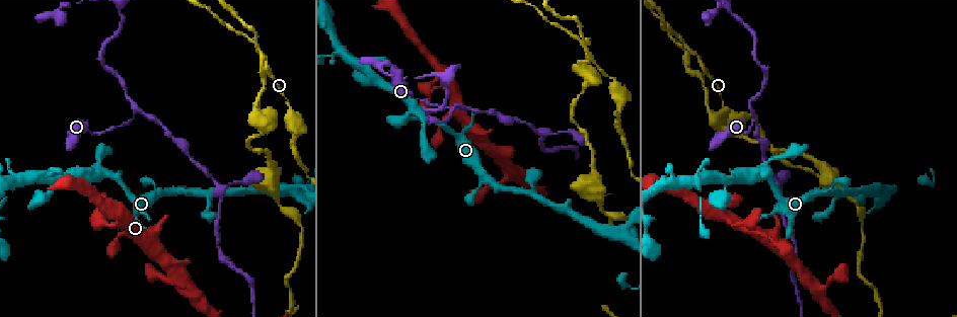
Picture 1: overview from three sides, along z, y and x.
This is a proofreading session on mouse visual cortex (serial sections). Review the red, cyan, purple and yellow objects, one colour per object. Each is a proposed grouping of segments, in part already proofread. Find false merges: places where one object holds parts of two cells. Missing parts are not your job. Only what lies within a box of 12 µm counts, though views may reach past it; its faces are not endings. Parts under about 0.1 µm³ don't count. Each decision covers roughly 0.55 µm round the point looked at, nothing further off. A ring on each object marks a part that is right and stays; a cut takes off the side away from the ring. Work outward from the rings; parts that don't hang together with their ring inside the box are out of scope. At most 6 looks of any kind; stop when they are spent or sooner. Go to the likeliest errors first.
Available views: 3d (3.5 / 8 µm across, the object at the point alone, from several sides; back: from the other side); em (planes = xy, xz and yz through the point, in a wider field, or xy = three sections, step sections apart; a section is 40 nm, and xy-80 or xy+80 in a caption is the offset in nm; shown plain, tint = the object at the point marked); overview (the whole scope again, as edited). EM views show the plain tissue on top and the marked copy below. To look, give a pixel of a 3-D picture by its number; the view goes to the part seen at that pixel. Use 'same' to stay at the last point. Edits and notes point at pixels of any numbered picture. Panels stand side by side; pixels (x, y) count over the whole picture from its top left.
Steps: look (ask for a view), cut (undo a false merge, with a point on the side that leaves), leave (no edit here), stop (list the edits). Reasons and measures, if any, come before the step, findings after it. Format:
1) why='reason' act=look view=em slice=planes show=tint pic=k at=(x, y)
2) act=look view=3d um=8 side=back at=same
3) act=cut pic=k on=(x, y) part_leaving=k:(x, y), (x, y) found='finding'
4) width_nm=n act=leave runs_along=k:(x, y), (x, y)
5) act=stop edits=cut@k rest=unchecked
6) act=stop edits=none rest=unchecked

why='arms part here' act=look view=3d um=8 pic=1 at=(136, 112)

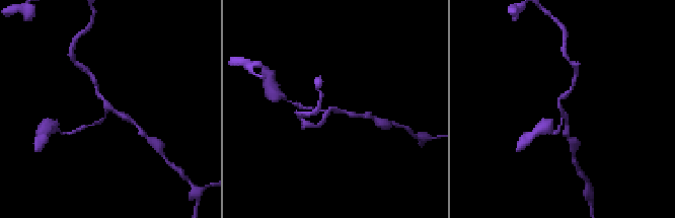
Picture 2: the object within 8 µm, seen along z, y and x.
why='zoom in' act=look view=3d um=3.5 pic=2 at=(109, 108)

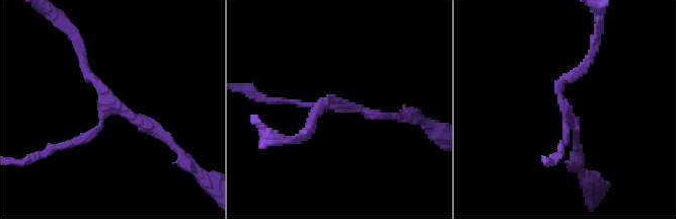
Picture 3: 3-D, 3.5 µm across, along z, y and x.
arm_widths_nm=100,150,150 act=leave found='one cell here'

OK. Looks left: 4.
why='sharp bend' act=look view=3d um=3.5 pic=1 at=(622, 106)

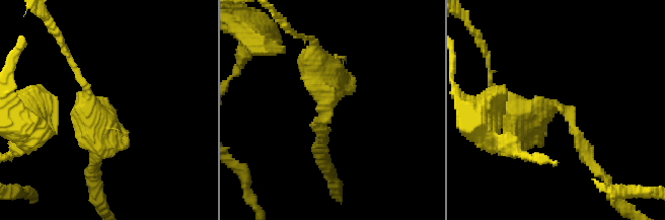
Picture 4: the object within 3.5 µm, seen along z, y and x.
arm_widths_nm=200,450 act=look view=em slice=xy step=2 show=tint pic=4 at=(559, 108)

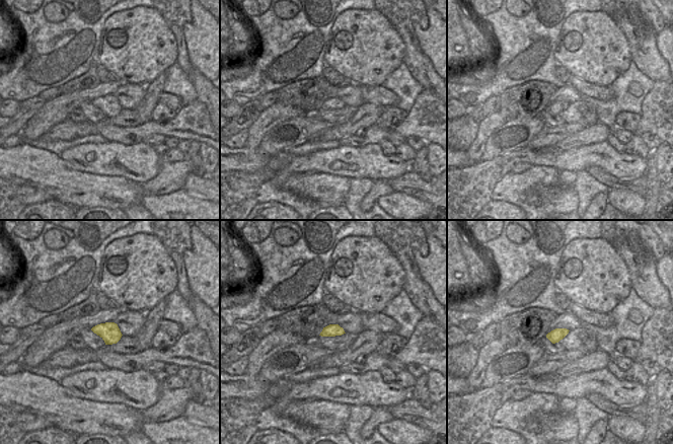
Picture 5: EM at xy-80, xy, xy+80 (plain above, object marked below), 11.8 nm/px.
act=leave found='all the same cell'

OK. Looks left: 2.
why='arms part here' act=look view=3d um=3.5 pic=1 at=(544, 132)

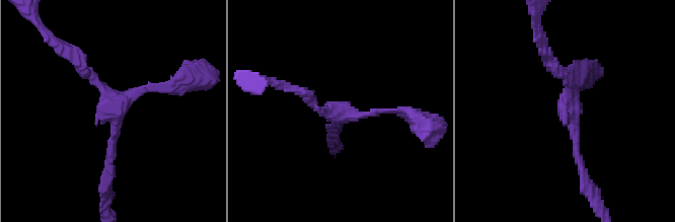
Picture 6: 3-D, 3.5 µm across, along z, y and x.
why='shape alone is not enough' act=look view=em slice=xy step=1 show=tint pic=6 at=(113, 99)

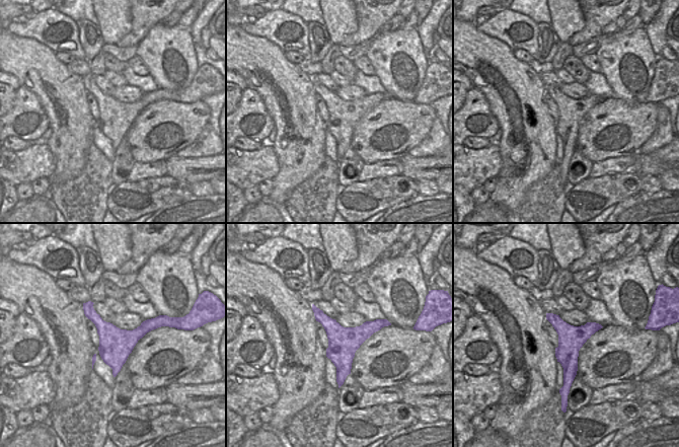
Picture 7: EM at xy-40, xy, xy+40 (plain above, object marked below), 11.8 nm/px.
act=leave runs_along=6:(71, 56), (115, 99), (110, 164) found='continuous, no second cell'

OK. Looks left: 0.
act=stop edits=none rest=unchecked

